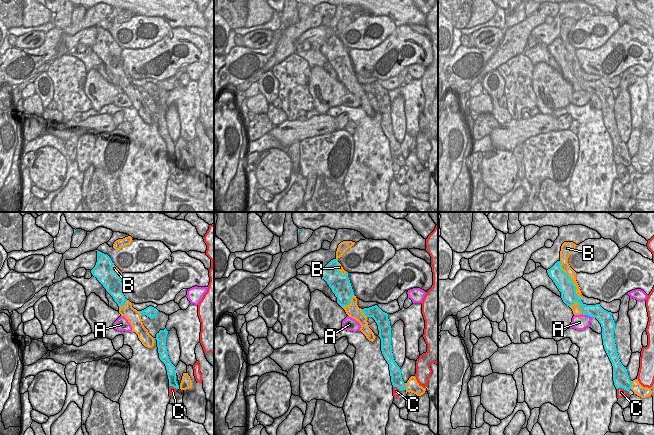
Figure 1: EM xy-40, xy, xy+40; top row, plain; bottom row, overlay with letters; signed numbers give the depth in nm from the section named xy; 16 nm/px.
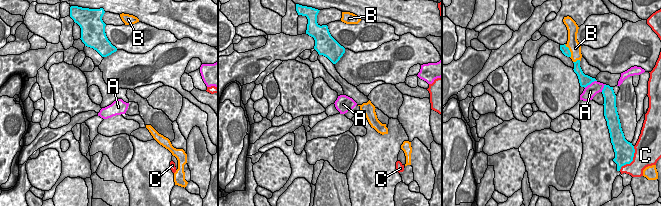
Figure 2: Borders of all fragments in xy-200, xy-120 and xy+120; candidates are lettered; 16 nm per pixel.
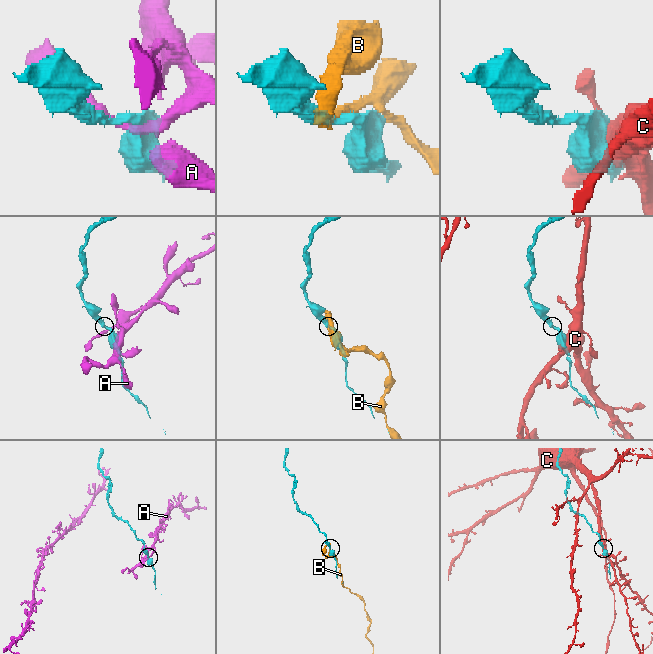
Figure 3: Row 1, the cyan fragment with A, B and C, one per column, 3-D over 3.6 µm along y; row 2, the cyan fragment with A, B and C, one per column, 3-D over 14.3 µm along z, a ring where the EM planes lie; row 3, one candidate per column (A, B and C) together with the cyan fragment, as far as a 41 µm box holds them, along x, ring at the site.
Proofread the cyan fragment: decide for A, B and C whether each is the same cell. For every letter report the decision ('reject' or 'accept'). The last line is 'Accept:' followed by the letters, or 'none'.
A: reject
B: reject
C: reject
Accept: none

